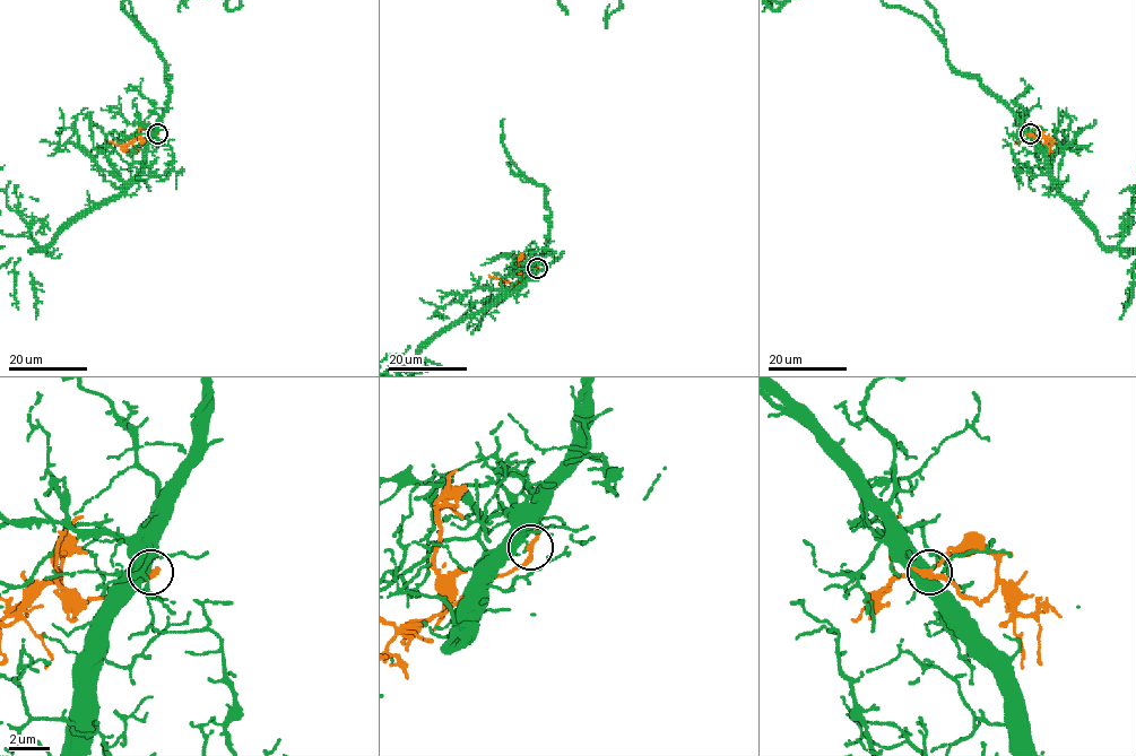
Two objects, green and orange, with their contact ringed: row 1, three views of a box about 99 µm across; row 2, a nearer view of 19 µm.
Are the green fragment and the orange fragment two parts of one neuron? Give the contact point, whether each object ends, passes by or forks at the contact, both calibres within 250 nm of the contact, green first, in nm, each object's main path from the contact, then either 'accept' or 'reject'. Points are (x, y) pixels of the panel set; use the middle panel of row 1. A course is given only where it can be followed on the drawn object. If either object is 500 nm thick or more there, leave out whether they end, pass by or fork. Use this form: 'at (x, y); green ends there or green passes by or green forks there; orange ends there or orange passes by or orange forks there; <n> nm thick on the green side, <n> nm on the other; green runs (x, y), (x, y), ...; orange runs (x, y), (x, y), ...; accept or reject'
at (537, 268); green ends there; orange ends there; 480 nm thick on the green side, 320 nm on the other; orange runs (537, 267), (520, 281), (519, 260), (523, 262); reject

